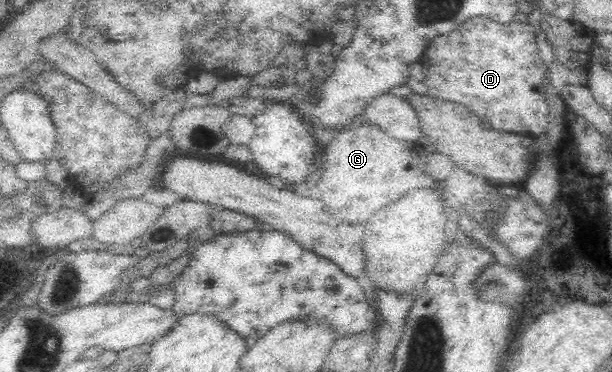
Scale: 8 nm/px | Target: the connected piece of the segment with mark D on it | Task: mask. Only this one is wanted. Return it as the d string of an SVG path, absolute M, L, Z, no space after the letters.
M488 17L468 18L454 32L432 40L420 64L424 66L426 82L434 96L468 106L476 116L486 120L490 128L518 134L542 134L546 130L548 104L540 90L549 84L547 64L541 59L536 32L523 18L510 24L496 24Z

